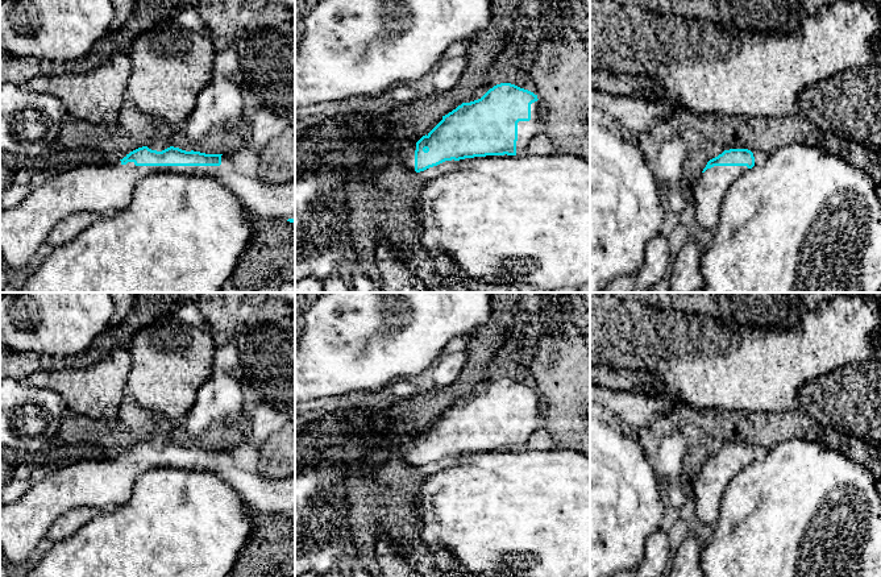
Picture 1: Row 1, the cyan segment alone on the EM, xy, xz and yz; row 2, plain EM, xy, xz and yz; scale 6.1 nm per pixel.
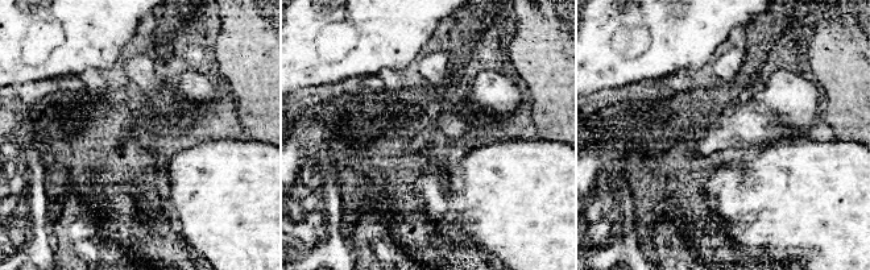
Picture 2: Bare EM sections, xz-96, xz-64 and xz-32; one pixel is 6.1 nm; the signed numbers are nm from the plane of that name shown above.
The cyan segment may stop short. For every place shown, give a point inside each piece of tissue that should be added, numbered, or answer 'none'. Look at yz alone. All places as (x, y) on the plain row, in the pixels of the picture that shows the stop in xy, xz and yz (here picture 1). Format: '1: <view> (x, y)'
1: yz (710, 484)

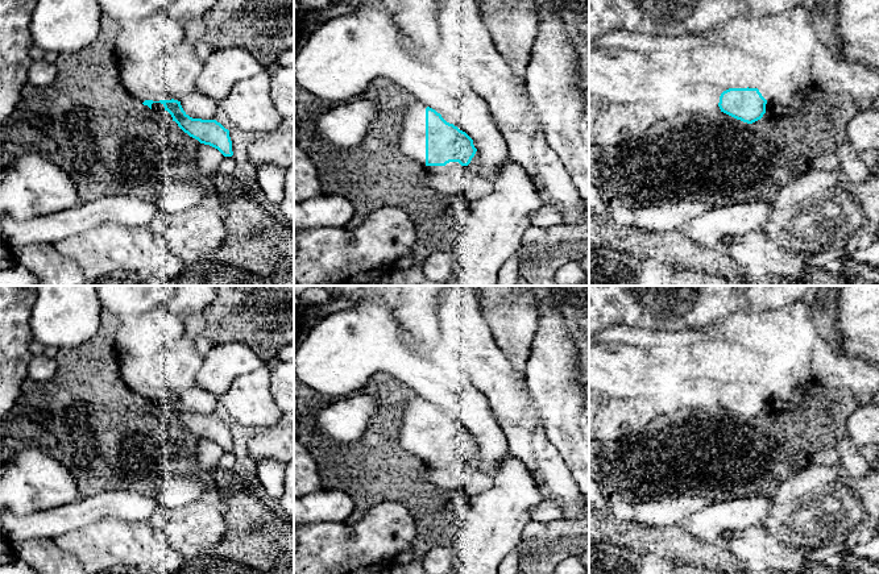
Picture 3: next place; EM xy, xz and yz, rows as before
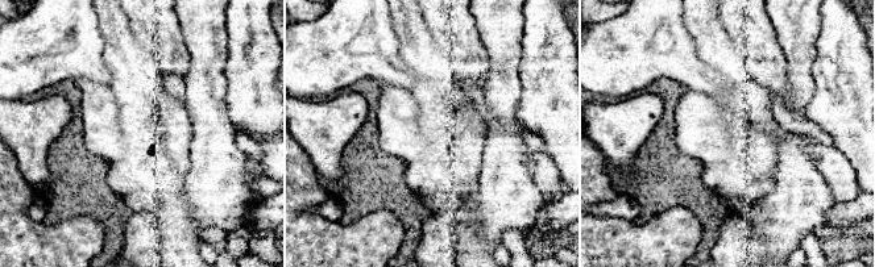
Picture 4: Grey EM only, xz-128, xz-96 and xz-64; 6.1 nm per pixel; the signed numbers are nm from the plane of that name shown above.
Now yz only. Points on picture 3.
none

